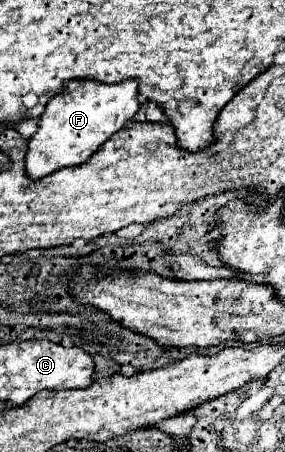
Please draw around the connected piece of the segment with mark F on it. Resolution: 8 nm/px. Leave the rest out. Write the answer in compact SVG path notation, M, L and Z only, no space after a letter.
M86 79L70 81L66 89L58 93L40 115L38 131L28 141L26 175L38 181L62 167L86 163L102 143L126 127L126 123L136 115L138 107L140 103L136 81L124 81L116 85Z

